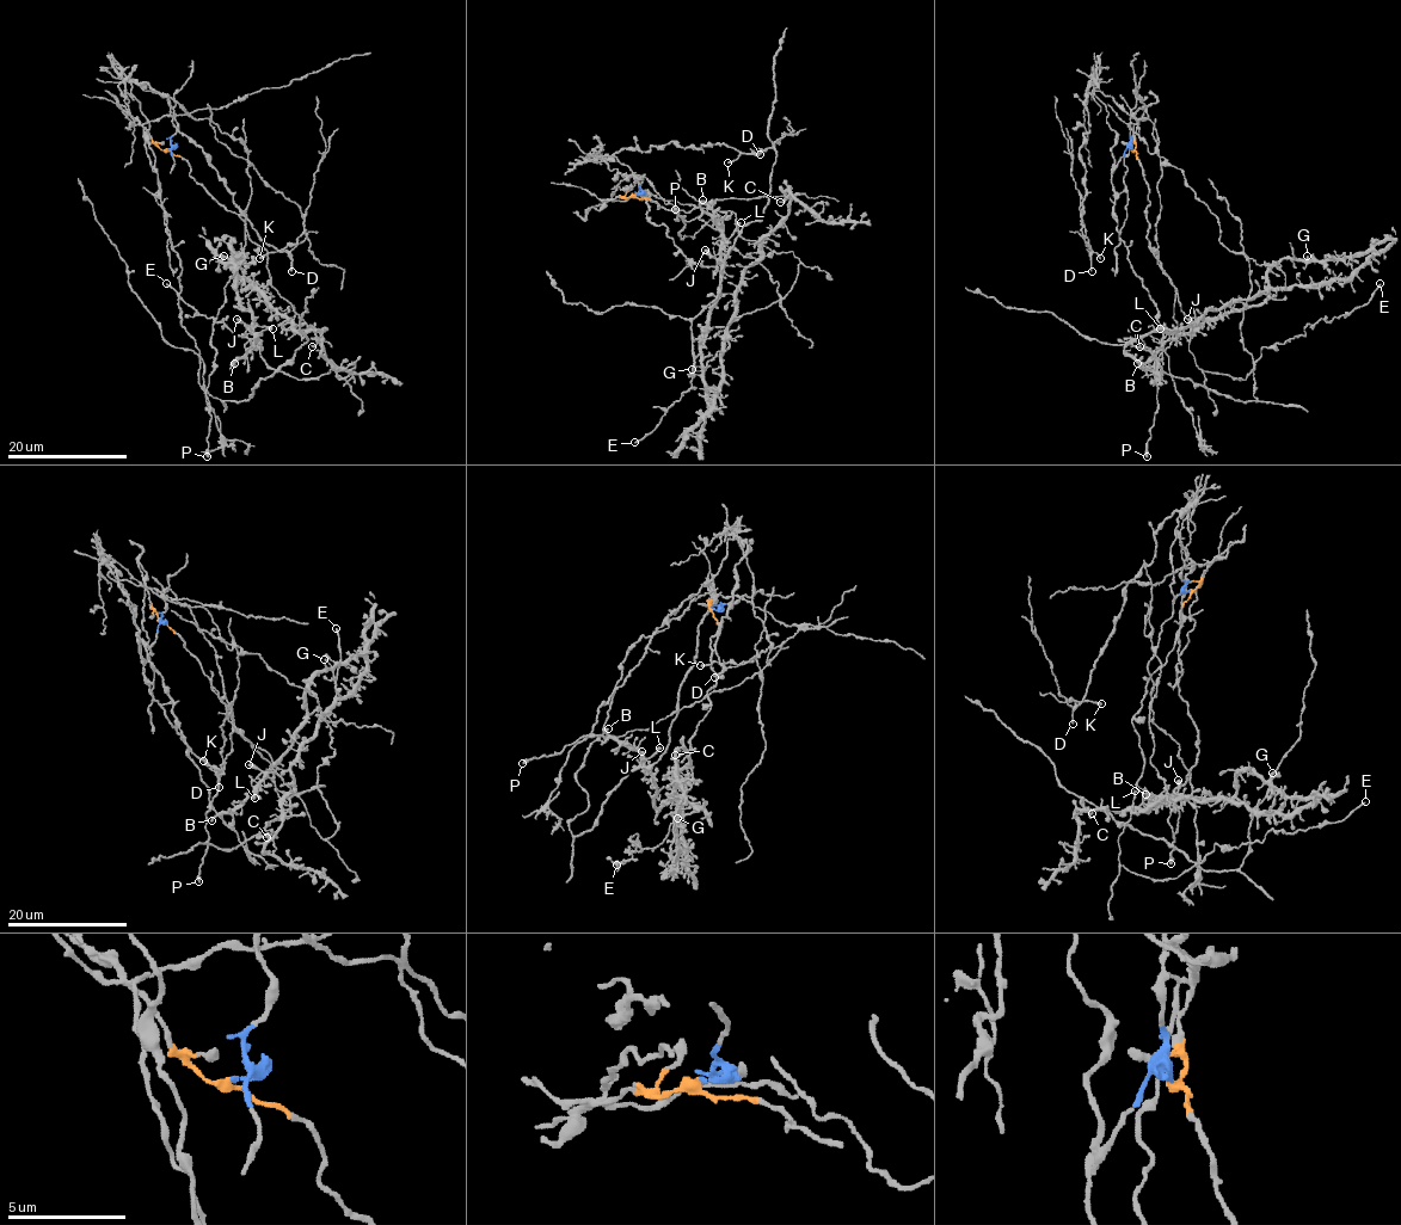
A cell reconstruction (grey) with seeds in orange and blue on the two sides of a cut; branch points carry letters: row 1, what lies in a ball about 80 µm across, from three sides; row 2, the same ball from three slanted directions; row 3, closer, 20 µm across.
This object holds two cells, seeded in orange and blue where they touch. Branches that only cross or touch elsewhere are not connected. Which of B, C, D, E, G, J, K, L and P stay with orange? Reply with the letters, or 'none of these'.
B, C, E, G, J, L

